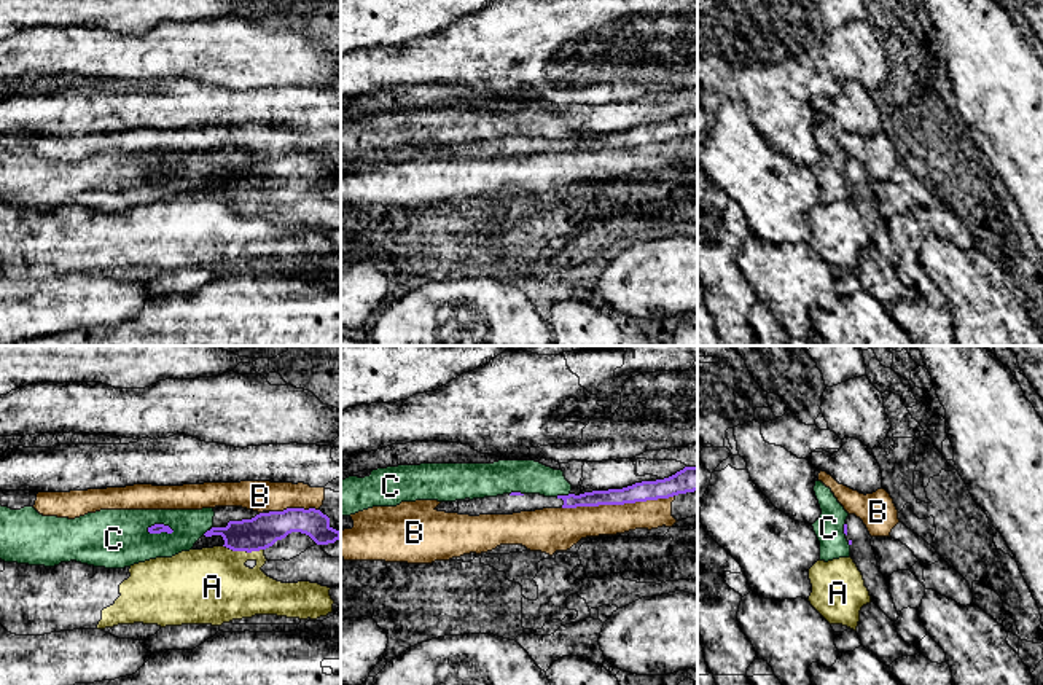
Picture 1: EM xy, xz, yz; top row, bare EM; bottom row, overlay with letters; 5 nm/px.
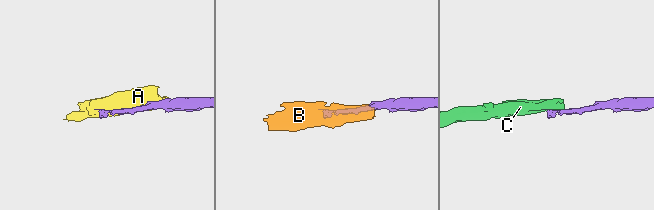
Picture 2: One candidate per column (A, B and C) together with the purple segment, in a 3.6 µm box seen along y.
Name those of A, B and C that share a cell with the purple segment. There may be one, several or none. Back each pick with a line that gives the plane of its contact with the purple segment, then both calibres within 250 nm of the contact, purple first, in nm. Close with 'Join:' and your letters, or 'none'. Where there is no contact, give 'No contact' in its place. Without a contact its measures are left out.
Join: none

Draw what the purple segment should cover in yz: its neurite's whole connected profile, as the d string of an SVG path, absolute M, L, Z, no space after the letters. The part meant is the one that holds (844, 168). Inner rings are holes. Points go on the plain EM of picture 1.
M849 158L844 177L850 188L850 201L863 218L871 244L892 263L898 263L887 221L879 215L877 202L871 190L871 178L860 161Z

